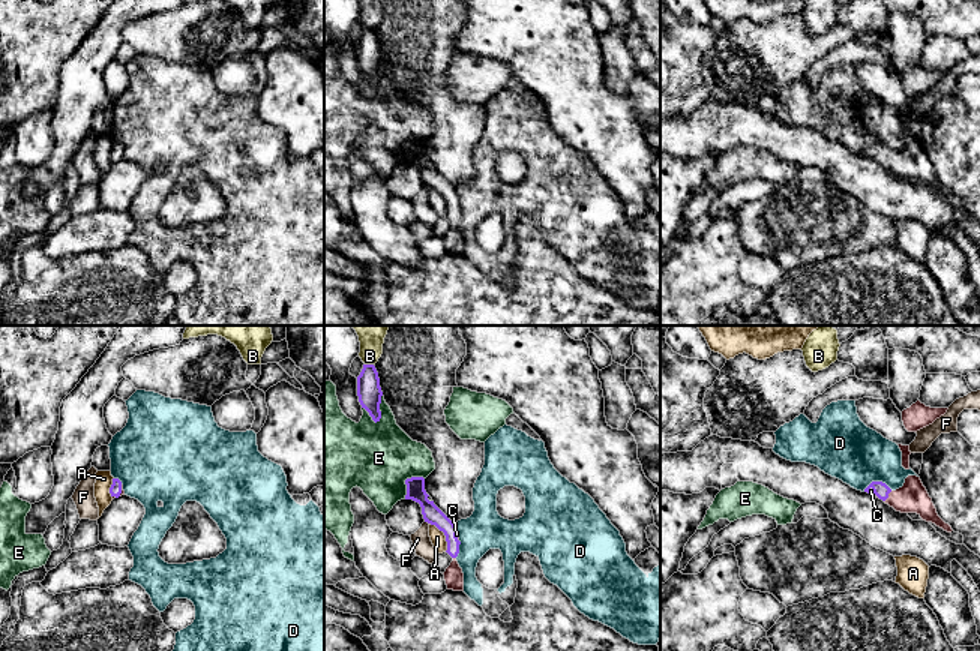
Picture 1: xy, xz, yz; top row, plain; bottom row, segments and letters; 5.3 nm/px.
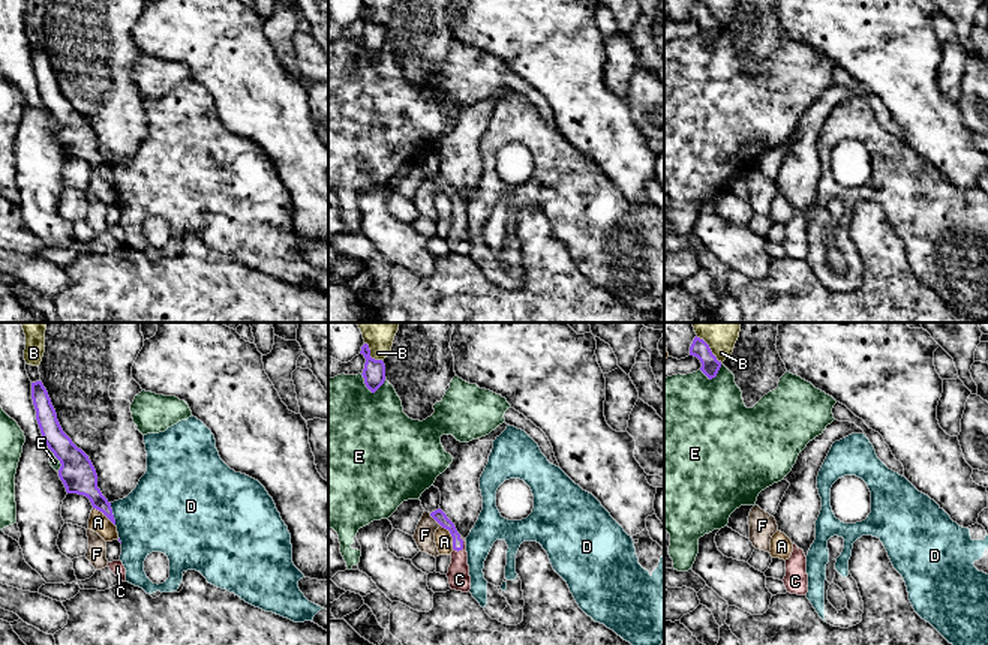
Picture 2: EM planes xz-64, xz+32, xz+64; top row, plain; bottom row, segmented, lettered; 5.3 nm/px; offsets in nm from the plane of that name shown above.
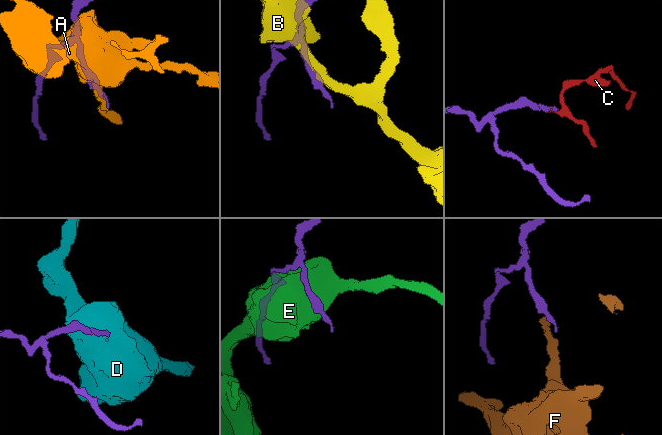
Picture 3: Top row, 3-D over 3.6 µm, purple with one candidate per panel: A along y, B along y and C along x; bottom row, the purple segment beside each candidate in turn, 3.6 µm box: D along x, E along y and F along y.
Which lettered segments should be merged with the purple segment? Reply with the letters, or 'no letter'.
C

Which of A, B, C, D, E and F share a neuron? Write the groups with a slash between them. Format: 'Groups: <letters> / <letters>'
Groups: A / B / C / D / E / F

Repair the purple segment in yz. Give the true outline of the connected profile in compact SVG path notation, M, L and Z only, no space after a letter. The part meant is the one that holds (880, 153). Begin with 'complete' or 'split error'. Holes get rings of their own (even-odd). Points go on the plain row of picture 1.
split error; M908 140L902 152L891 154L882 146L872 146L864 156L882 164L885 168L900 177L917 177L923 184L932 186L947 196L951 190L945 188L936 177L936 172L923 150L920 141Z

